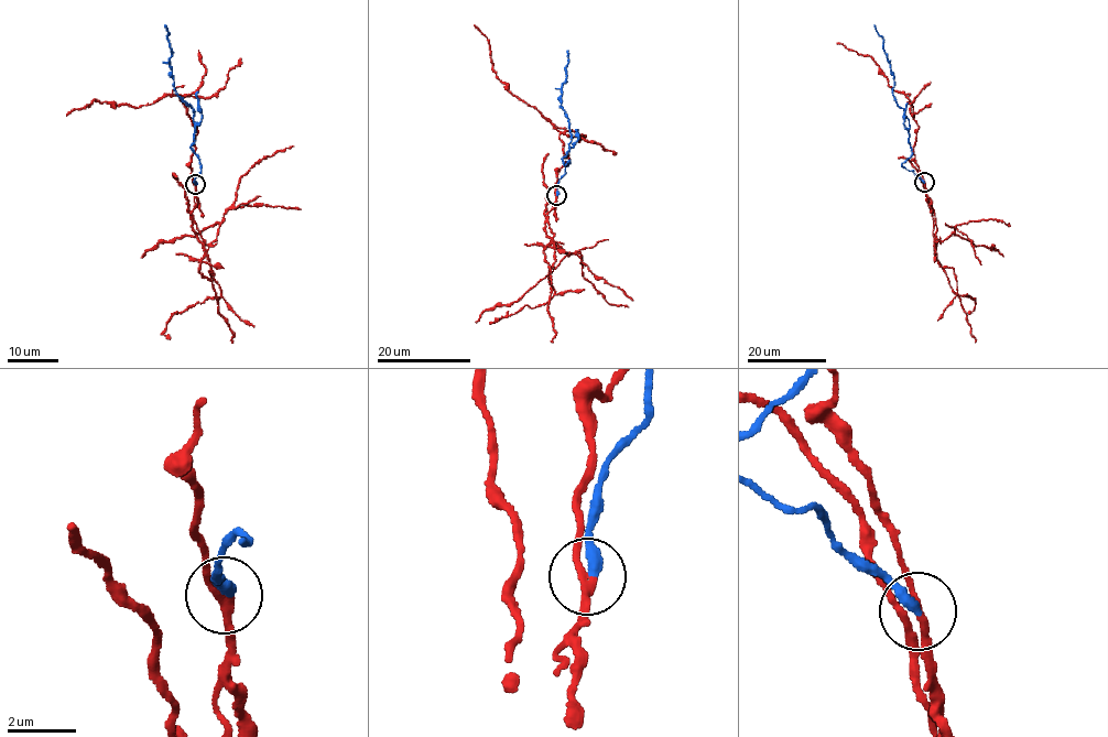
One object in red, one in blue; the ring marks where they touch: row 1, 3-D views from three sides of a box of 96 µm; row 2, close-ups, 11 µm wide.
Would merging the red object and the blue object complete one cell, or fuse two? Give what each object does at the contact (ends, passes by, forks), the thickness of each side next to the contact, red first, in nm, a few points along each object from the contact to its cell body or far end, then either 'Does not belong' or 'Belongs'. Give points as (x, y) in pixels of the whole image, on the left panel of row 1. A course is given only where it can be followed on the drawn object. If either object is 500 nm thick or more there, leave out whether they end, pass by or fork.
At the ring red passes by. At the ring blue ends. Thickness 200 nm (red) against 320 nm. Course of red: (195, 184), (189, 163), (197, 126), (180, 96), (167, 95), (138, 108), (95, 100), (66, 116). Course of blue: (195, 183), (202, 164), (191, 144), (194, 142), (195, 123), (193, 106), (173, 87), (172, 50), (164, 24). Does not belong

